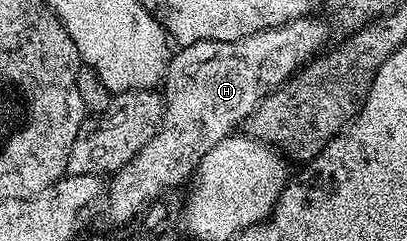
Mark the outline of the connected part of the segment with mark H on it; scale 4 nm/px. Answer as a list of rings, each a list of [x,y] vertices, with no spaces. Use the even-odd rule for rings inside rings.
[[[312,17],[295,18],[281,26],[266,28],[262,32],[254,32],[238,40],[198,40],[189,46],[180,46],[177,54],[175,51],[169,57],[168,70],[162,83],[164,100],[162,124],[150,140],[150,144],[146,144],[146,148],[142,148],[138,156],[134,156],[130,164],[126,164],[111,175],[109,182],[112,183],[109,186],[107,183],[106,186],[110,221],[131,223],[139,219],[153,202],[163,199],[165,197],[163,194],[167,190],[180,185],[183,187],[196,173],[196,165],[200,163],[202,156],[206,156],[206,152],[210,152],[214,144],[218,144],[233,133],[271,90],[277,90],[281,84],[287,82],[321,49],[319,46],[323,44],[324,37],[328,34],[329,23]]]

